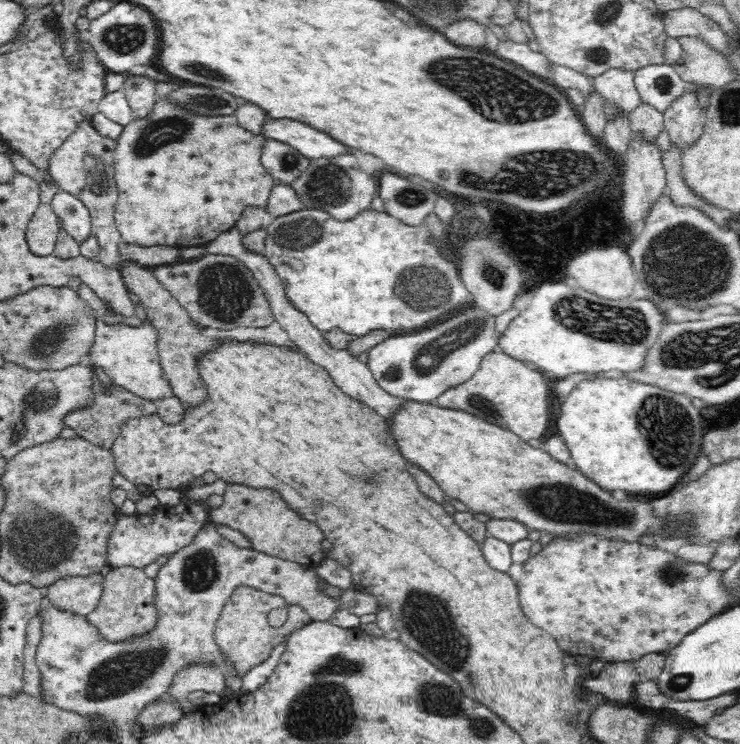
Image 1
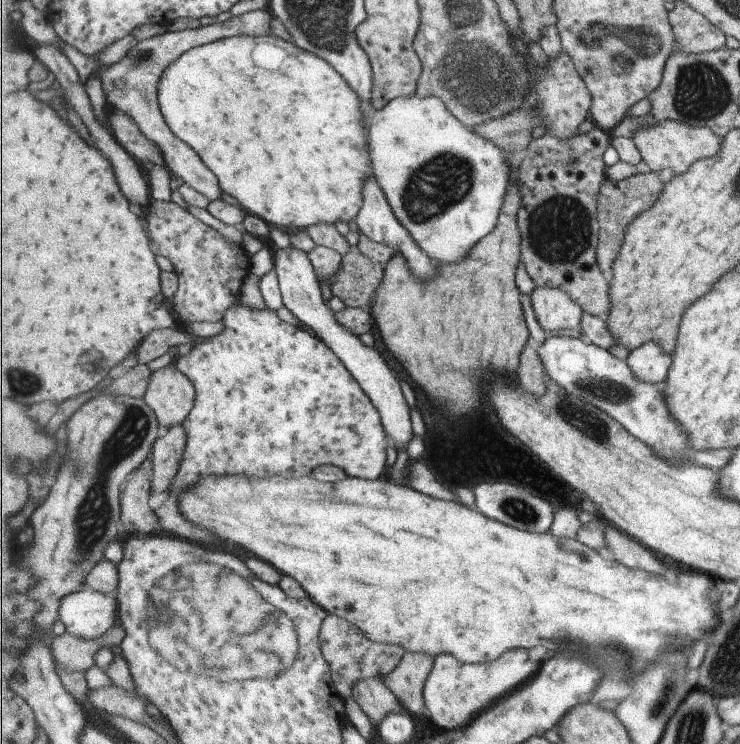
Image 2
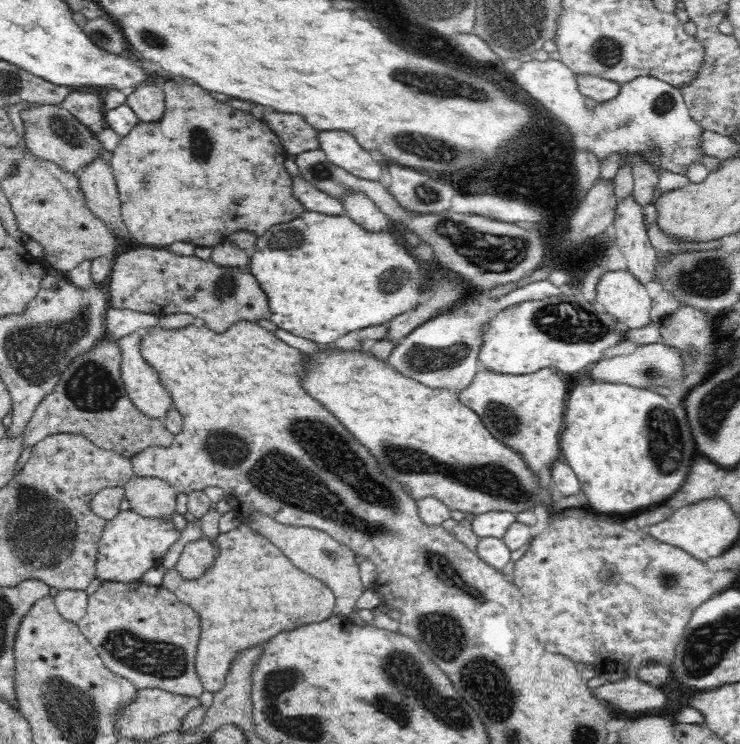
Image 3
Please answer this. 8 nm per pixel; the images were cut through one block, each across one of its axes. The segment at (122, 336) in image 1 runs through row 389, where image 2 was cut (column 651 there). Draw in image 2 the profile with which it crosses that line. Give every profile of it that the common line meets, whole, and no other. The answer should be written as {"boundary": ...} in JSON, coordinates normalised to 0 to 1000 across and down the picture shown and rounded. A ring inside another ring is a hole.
{"boundary":[[[904,160],[885,169],[872,169],[861,175],[857,190],[881,231],[893,228],[893,226],[904,226],[915,235],[927,233],[945,215],[969,210],[972,202],[977,199],[976,187],[958,171],[938,171]]]}

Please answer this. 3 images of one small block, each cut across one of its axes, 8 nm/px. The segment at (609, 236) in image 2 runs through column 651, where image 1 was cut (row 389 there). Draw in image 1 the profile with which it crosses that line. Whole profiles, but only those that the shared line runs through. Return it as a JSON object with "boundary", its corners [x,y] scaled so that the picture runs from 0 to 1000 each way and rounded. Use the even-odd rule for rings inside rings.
{"boundary":[[[168,351],[159,362],[164,364],[164,370],[166,371],[166,378],[169,379],[169,383],[172,384],[172,388],[174,392],[178,392],[178,395],[185,395],[188,401],[188,406],[195,415],[195,419],[197,419],[197,429],[196,431],[200,431],[200,434],[205,434],[205,440],[211,442],[211,450],[214,450],[214,484],[216,485],[222,507],[227,511],[227,515],[230,516],[230,522],[232,522],[235,532],[241,534],[243,539],[246,539],[246,543],[249,543],[250,547],[266,547],[268,544],[272,544],[273,542],[277,542],[280,539],[281,526],[278,522],[278,515],[276,511],[273,511],[272,501],[270,501],[270,493],[269,487],[273,480],[278,480],[278,477],[288,476],[291,470],[295,470],[296,465],[300,465],[300,461],[311,461],[311,460],[319,460],[318,457],[311,457],[311,454],[280,454],[278,449],[273,449],[273,441],[274,440],[282,440],[282,438],[273,438],[272,435],[268,435],[264,433],[264,430],[259,430],[257,421],[232,398],[231,392],[227,392],[227,390],[223,388],[222,384],[219,384],[219,380],[209,374],[207,370],[205,360],[193,359],[192,356],[188,356],[186,353],[181,353],[181,351]]]}

